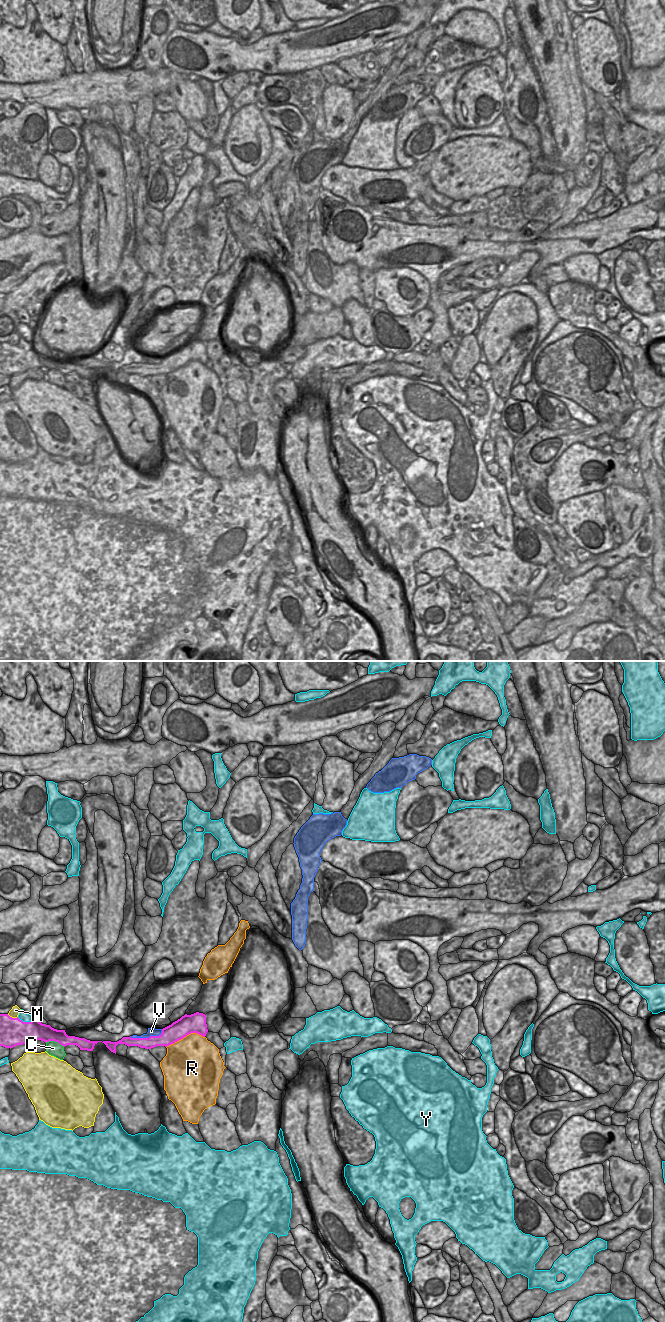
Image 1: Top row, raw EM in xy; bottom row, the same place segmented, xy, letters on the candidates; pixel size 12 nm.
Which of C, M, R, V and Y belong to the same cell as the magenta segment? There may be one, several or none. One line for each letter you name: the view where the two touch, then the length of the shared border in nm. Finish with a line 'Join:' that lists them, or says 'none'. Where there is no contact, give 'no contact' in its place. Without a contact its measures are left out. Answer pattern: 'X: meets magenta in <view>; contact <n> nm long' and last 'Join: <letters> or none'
Join: none

